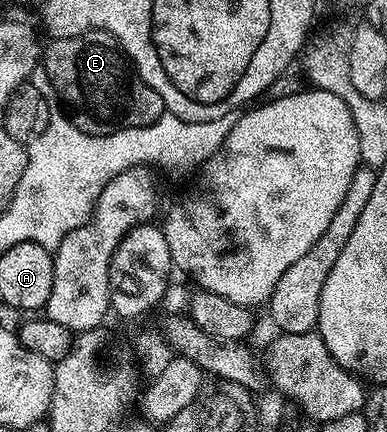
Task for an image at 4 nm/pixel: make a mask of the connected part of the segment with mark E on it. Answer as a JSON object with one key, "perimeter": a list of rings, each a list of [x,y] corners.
{"perimeter":[[[87,30],[85,34],[49,41],[42,54],[42,67],[49,74],[57,95],[68,101],[72,122],[84,133],[112,134],[122,129],[142,128],[154,124],[165,111],[162,96],[140,79],[115,36],[104,30]]]}

